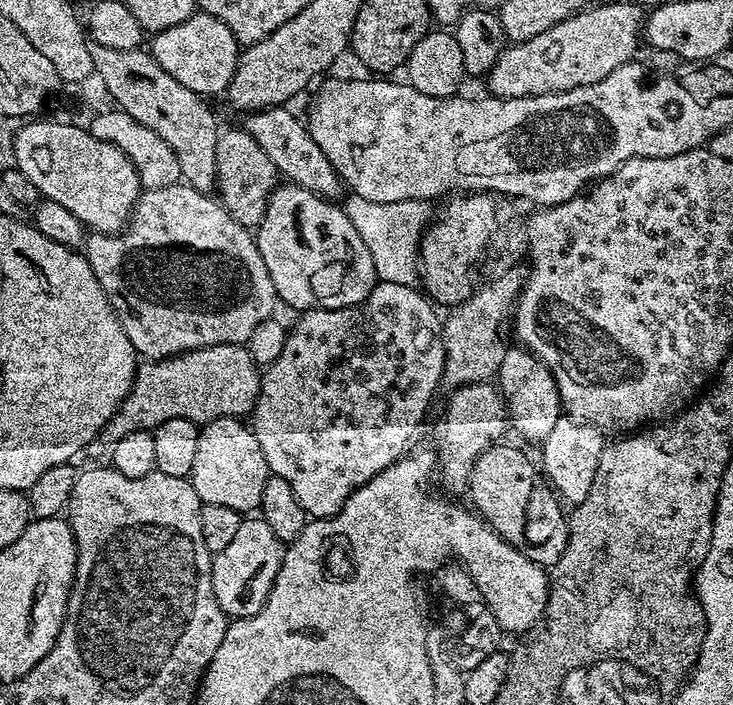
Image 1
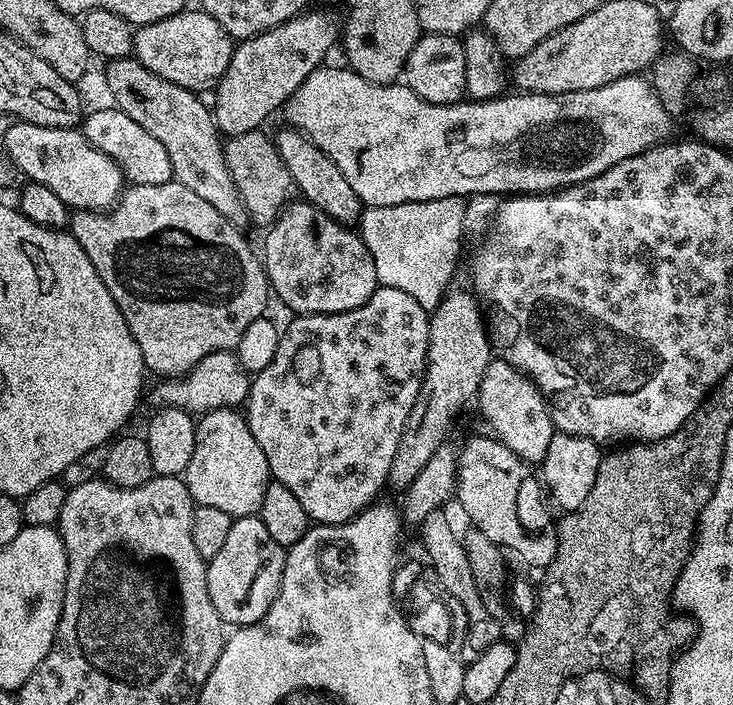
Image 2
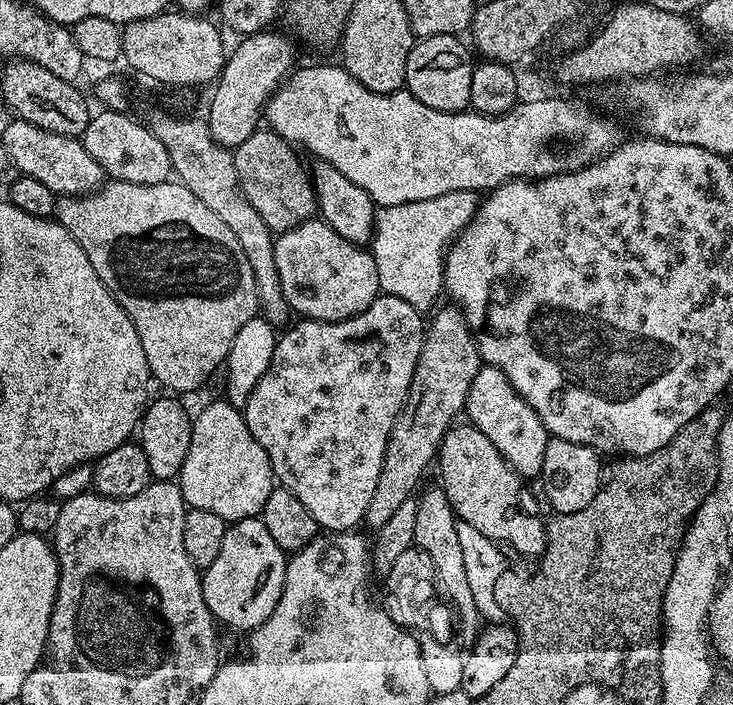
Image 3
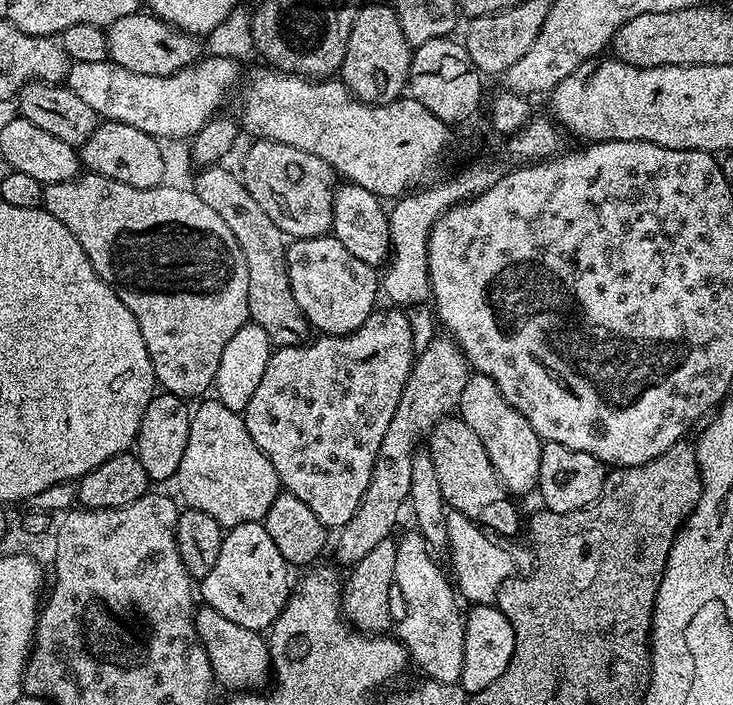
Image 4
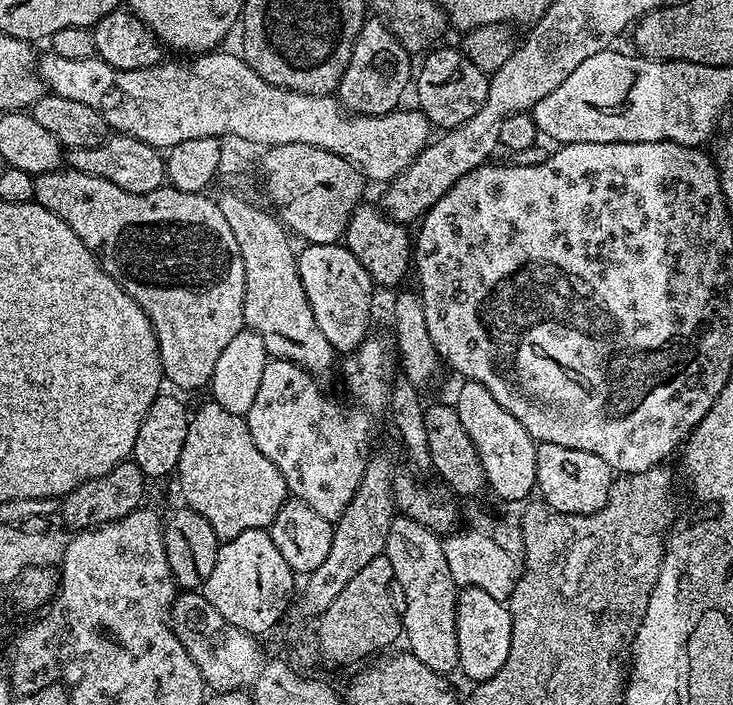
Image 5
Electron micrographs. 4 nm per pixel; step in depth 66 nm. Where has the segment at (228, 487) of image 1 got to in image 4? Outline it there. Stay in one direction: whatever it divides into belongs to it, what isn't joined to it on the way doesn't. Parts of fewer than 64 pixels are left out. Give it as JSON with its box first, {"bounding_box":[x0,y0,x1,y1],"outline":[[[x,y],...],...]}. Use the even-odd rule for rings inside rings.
{"bounding_box":[174,398,282,530],"outline":[[[217,398],[205,399],[192,412],[190,422],[190,439],[186,442],[186,454],[182,454],[182,466],[178,466],[174,484],[180,487],[179,499],[187,507],[202,510],[227,530],[246,522],[263,521],[264,516],[274,503],[274,498],[282,490],[282,485],[270,458],[258,450],[254,438],[250,438],[250,430],[246,430],[243,415],[227,409]]]}

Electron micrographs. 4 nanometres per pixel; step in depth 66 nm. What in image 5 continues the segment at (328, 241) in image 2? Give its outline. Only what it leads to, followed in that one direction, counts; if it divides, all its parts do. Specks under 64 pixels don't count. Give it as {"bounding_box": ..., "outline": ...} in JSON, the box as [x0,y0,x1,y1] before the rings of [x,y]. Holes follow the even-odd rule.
{"bounding_box":[296,242,374,354],"outline":[[[337,242],[308,244],[304,249],[300,248],[296,264],[310,310],[314,310],[314,322],[318,322],[318,330],[326,334],[326,342],[330,342],[330,346],[340,354],[355,351],[363,340],[368,339],[368,323],[372,320],[374,285],[362,262],[358,262],[343,243]]]}

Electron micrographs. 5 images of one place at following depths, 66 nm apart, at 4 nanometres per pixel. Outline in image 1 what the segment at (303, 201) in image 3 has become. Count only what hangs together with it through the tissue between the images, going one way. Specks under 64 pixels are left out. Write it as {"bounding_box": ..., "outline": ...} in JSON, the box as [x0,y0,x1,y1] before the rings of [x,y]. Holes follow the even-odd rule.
{"bounding_box":[214,126,278,229],"outline":[[[236,126],[220,132],[214,162],[215,191],[230,218],[234,218],[234,222],[238,222],[246,229],[259,228],[270,194],[278,186],[278,173],[274,162],[270,162],[270,157],[266,155],[266,150],[262,150],[262,146],[258,146],[258,142],[254,142],[254,138],[250,138],[250,134],[245,132],[243,127]]]}

